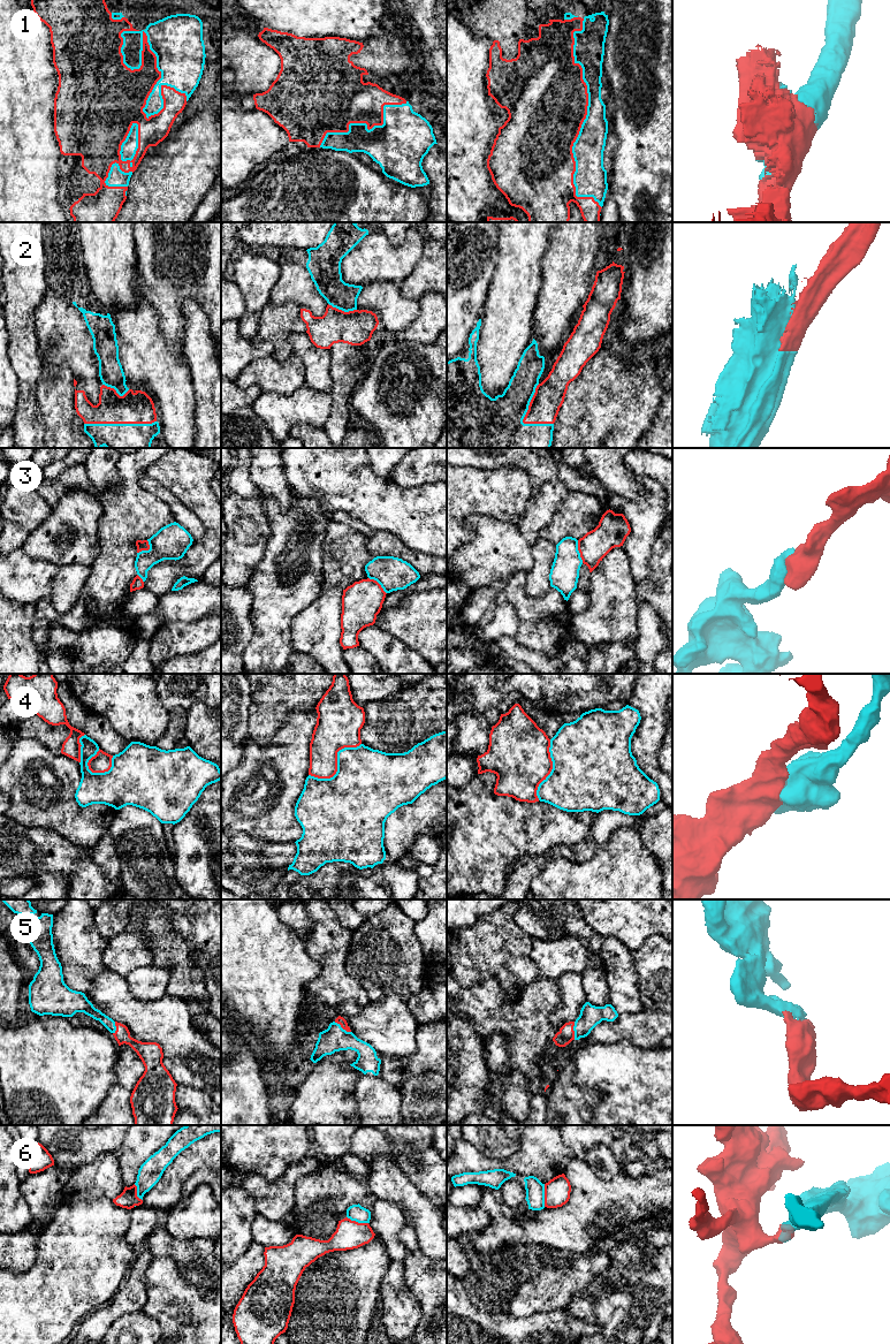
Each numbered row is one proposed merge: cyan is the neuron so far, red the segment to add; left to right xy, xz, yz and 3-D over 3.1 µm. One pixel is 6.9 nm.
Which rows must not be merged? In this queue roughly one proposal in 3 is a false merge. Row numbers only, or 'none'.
3, 4, 6

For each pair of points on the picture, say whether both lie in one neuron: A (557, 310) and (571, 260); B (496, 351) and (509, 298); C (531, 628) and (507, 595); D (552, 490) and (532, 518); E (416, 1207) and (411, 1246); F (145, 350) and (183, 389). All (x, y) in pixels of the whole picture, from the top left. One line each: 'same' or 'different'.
A: same
B: same
C: same
D: same
E: different
F: same

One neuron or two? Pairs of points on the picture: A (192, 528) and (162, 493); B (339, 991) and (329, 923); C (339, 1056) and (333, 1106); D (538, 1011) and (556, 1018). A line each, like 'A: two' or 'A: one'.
A: one
B: one
C: one
D: two

